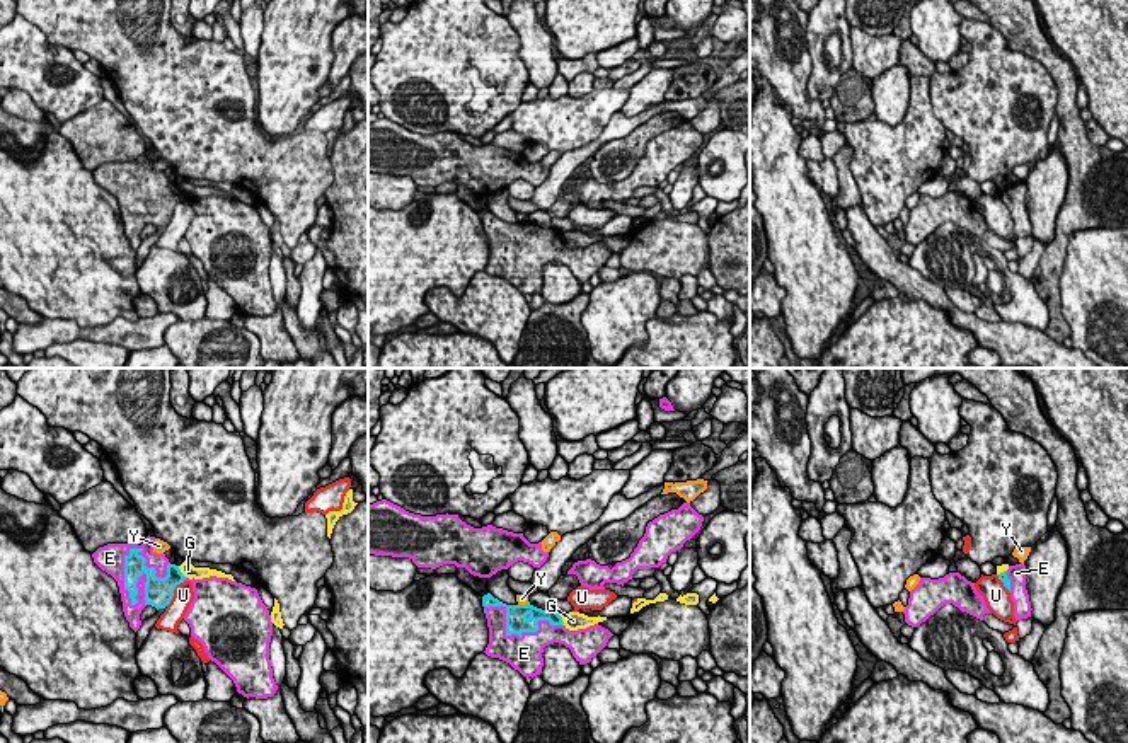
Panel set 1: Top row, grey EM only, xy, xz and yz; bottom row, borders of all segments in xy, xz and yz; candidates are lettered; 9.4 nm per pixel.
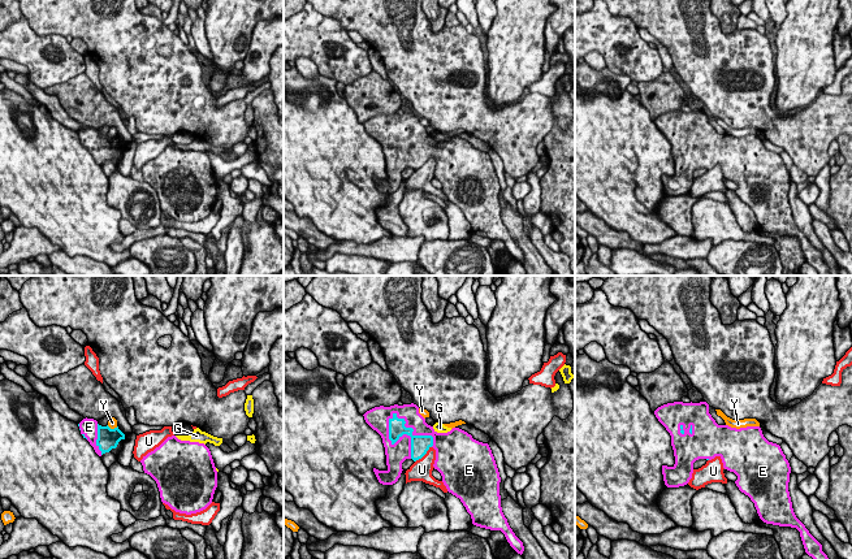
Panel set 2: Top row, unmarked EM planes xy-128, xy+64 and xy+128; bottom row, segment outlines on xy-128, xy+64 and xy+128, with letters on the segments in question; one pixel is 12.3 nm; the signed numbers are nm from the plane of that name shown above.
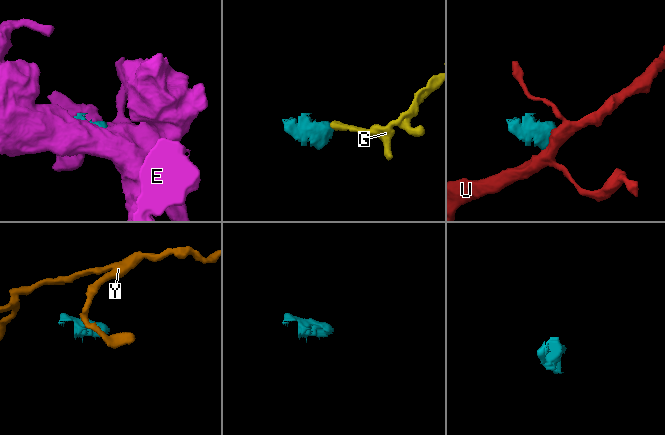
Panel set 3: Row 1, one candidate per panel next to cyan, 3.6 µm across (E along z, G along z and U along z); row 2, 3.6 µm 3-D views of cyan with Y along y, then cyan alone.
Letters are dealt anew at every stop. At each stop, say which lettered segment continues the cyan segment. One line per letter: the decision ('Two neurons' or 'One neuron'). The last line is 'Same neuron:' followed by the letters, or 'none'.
E: One neuron
G: Two neurons
U: Two neurons
Y: Two neurons
Same neuron: E

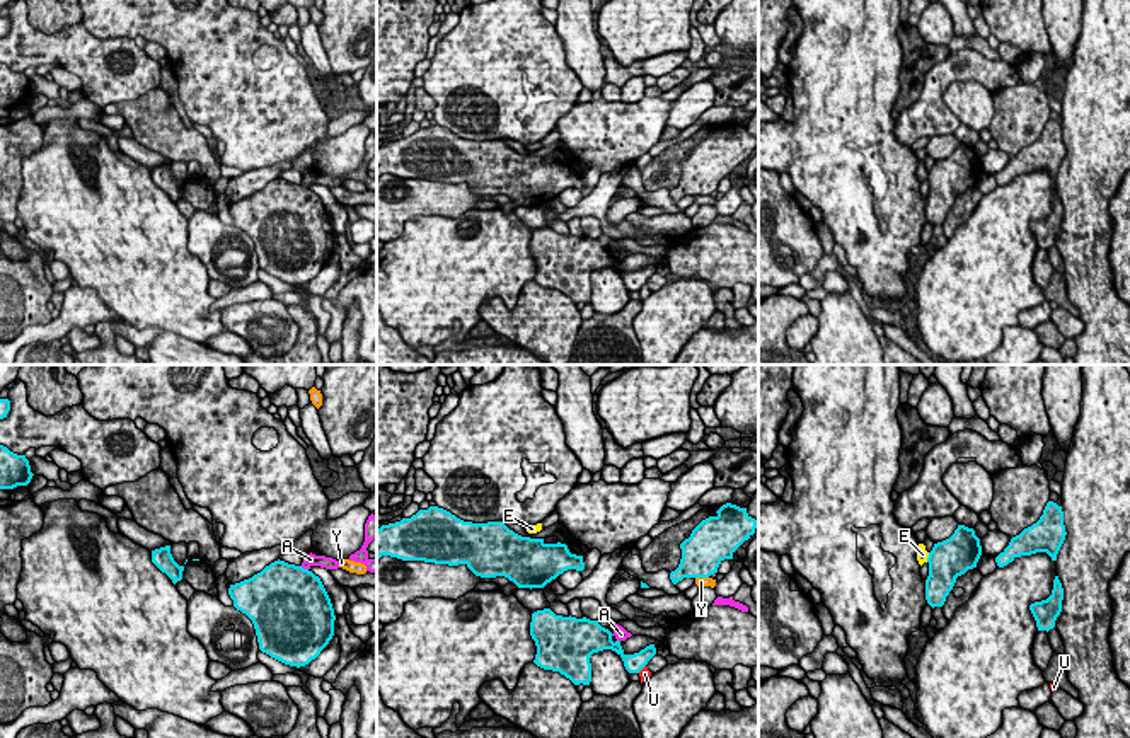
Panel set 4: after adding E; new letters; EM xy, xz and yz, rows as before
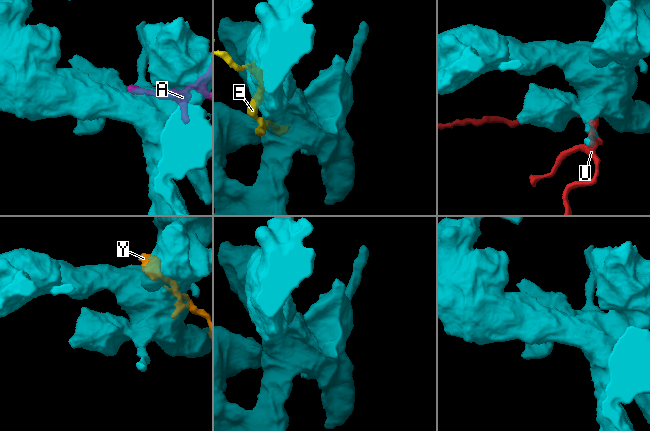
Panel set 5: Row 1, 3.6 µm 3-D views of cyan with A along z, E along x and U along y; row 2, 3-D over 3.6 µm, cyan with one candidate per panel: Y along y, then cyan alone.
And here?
A: Two neurons
E: Two neurons
U: Two neurons
Y: Two neurons
Same neuron: none

